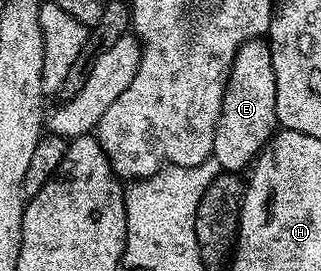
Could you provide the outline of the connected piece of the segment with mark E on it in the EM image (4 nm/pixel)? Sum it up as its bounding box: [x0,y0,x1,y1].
[212,39,277,174]

